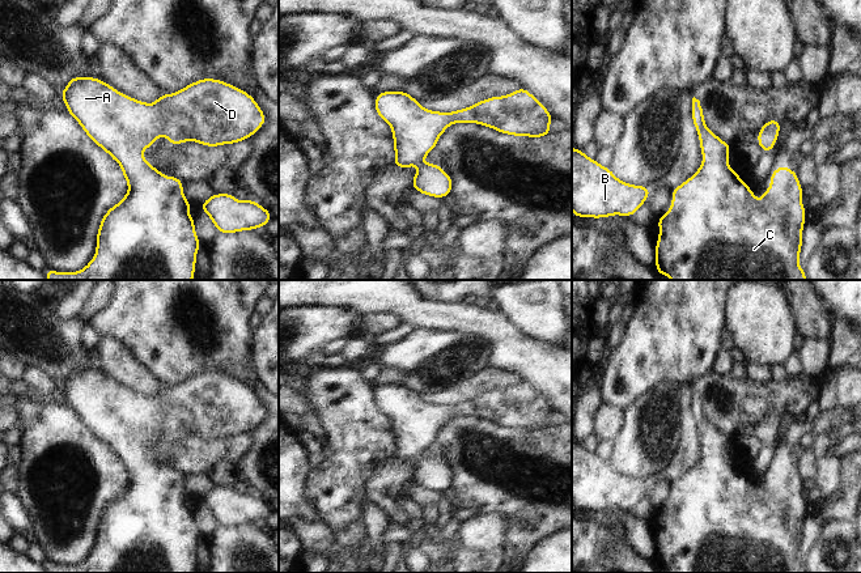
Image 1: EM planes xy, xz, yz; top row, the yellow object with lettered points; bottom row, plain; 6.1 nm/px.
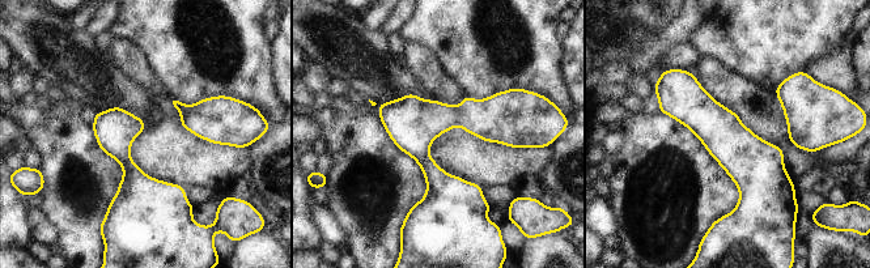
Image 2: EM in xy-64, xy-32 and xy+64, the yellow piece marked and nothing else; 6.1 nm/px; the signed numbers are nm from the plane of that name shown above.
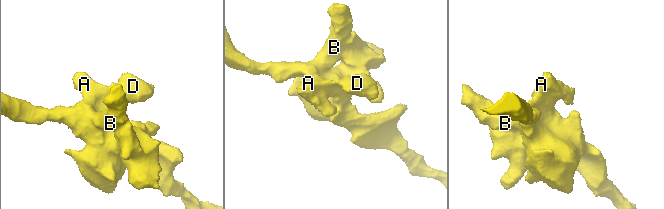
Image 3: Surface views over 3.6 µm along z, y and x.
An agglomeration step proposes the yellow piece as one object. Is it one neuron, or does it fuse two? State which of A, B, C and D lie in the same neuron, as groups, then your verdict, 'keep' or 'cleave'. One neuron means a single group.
groups A B C D; keep

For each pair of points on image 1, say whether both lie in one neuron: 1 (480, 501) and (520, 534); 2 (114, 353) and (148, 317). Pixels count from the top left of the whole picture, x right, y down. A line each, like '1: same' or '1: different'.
1: same
2: different

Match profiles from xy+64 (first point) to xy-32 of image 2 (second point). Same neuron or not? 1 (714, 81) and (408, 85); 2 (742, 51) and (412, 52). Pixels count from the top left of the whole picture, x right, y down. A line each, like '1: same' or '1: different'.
1: different
2: different

